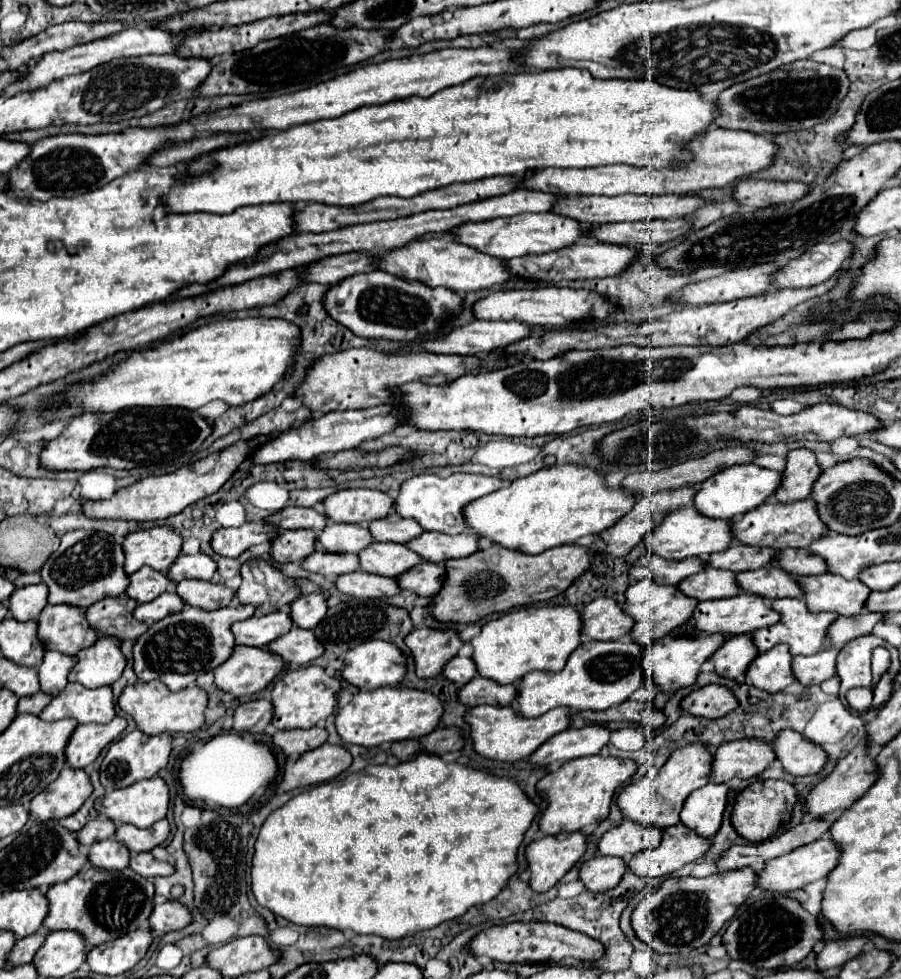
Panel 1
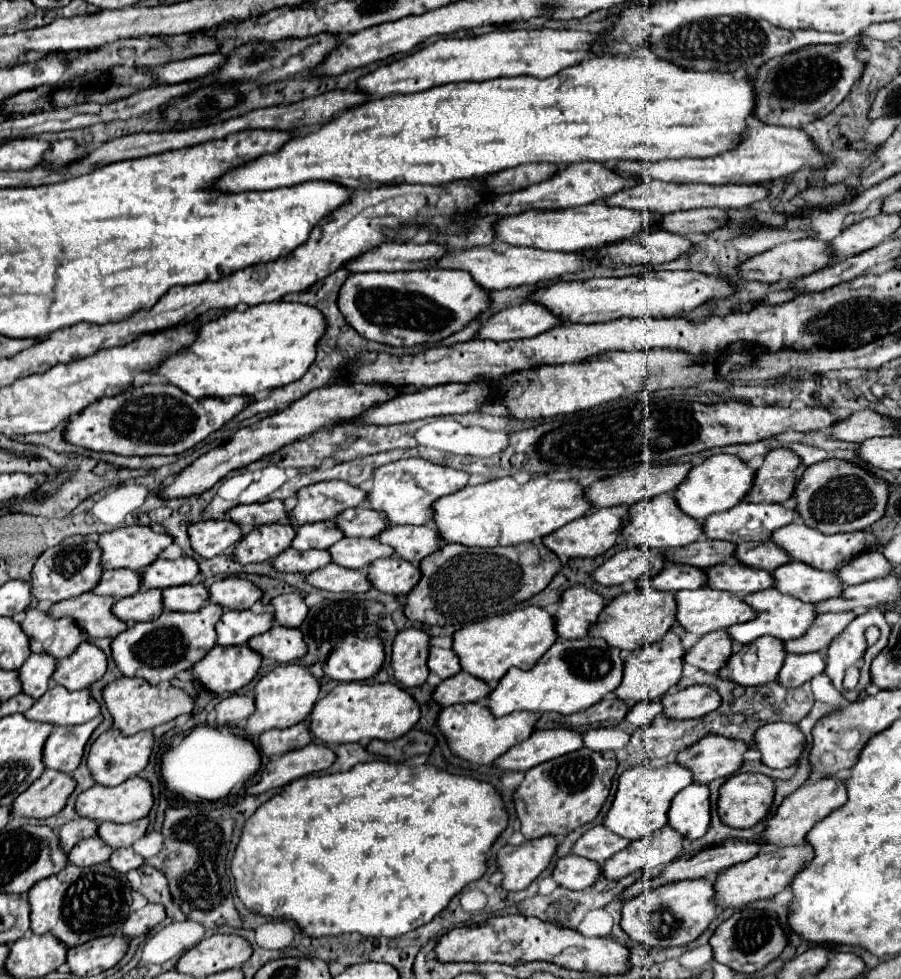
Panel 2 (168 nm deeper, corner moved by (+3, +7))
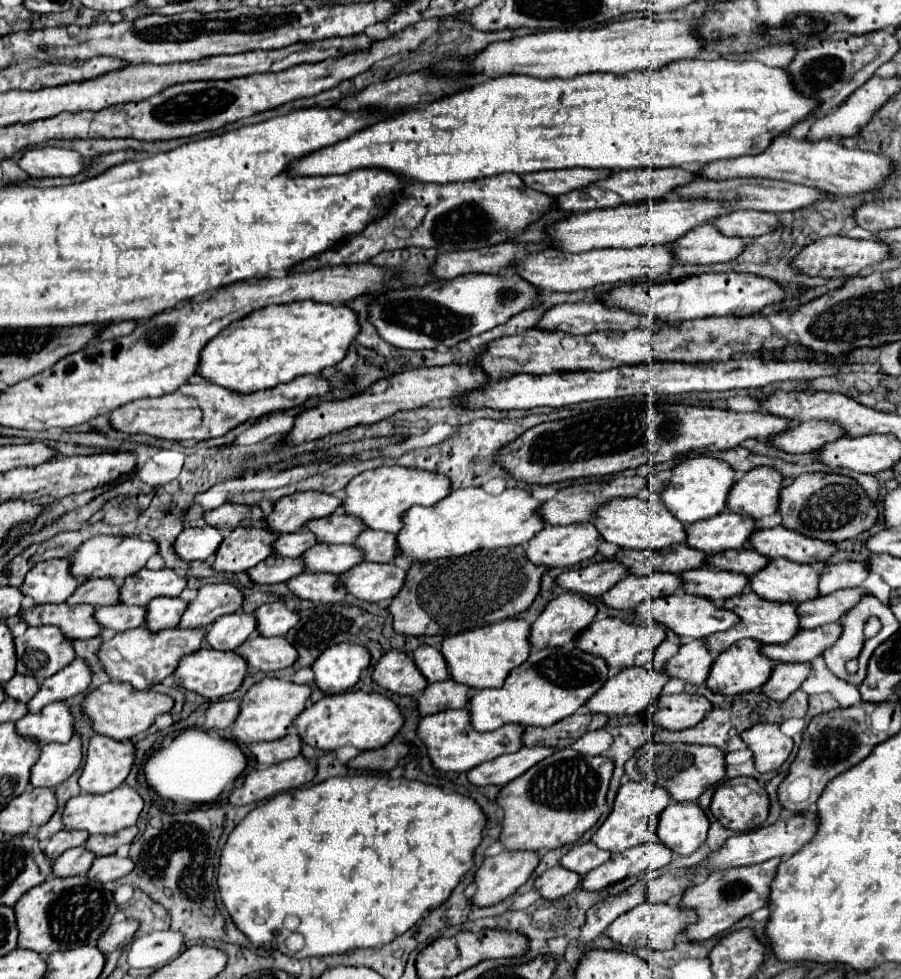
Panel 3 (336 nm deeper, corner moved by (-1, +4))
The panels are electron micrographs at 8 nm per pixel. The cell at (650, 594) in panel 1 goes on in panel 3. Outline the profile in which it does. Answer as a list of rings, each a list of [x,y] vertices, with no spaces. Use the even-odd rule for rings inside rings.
[[[605,617],[605,619],[593,621],[577,637],[575,647],[585,653],[603,657],[605,663],[609,663],[609,667],[629,669],[629,667],[637,667],[637,665],[647,665],[653,659],[653,653],[663,639],[665,639],[665,631],[659,625],[627,625],[621,619]]]

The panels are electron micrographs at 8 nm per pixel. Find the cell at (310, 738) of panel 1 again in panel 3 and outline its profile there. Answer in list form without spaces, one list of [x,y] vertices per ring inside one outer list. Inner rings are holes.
[[[289,733],[277,741],[263,741],[253,743],[251,753],[255,755],[259,765],[275,765],[287,759],[293,759],[301,753],[301,739],[297,733]]]

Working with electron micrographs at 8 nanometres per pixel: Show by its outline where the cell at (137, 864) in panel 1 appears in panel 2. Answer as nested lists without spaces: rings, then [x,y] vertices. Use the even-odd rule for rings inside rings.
[[[119,848],[119,850],[113,850],[111,858],[109,858],[109,864],[111,868],[115,868],[117,872],[125,874],[129,870],[135,870],[135,868],[141,868],[143,866],[143,858],[139,854],[135,854],[133,848]]]

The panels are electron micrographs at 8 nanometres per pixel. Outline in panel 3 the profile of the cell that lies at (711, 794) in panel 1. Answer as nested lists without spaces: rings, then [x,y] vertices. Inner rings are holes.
[[[671,803],[661,811],[655,835],[657,841],[675,851],[675,855],[691,855],[707,839],[709,821],[695,803]]]

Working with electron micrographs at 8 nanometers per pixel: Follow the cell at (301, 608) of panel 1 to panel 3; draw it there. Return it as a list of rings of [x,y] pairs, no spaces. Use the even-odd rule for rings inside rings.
[[[281,601],[265,603],[257,607],[253,615],[257,619],[257,633],[265,637],[285,635],[299,621],[299,615],[295,611],[289,611]]]

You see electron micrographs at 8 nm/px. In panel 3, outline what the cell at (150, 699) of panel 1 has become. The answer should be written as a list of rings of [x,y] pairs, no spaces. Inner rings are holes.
[[[109,681],[97,687],[95,691],[89,691],[87,697],[81,703],[83,713],[91,717],[93,731],[99,735],[107,735],[115,741],[127,741],[137,737],[139,733],[147,731],[153,725],[155,715],[169,713],[173,707],[173,699],[161,693],[153,691],[135,691],[129,687],[129,683],[119,683],[119,681]]]

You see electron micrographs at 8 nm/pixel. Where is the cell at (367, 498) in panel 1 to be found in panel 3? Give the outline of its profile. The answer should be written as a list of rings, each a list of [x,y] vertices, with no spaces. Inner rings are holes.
[[[303,491],[281,497],[273,503],[273,511],[263,517],[267,527],[273,533],[295,533],[303,527],[303,523],[311,519],[325,517],[333,513],[341,505],[341,499],[319,493],[319,491]]]

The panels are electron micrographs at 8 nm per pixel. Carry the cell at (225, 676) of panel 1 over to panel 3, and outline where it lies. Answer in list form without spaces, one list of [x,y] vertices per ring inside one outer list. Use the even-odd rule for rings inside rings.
[[[199,649],[195,653],[189,653],[181,659],[181,663],[177,665],[177,671],[173,673],[175,681],[187,689],[187,691],[195,691],[203,697],[207,697],[209,701],[217,701],[229,693],[233,693],[235,689],[239,689],[241,681],[245,679],[247,675],[247,663],[237,657],[235,653],[221,653],[221,651],[215,651],[215,649]]]

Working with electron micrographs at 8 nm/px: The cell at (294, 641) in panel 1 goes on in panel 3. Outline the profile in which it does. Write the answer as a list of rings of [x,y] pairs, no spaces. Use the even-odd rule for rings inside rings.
[[[251,635],[241,647],[233,649],[233,653],[243,657],[249,667],[259,671],[279,671],[297,659],[297,651],[285,637]]]

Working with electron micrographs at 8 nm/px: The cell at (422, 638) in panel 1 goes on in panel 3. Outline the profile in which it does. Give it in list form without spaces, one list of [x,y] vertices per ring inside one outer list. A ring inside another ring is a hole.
[[[403,651],[385,653],[377,661],[371,673],[371,679],[379,687],[389,689],[391,693],[397,693],[397,695],[417,695],[427,685],[421,671],[417,671],[411,657]]]

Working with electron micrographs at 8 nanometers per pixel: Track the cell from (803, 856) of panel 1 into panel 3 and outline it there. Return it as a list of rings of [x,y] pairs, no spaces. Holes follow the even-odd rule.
[[[769,859],[769,861],[753,865],[753,867],[733,867],[733,869],[725,869],[725,871],[713,871],[703,881],[691,885],[683,893],[683,899],[679,905],[683,909],[695,911],[697,921],[693,925],[685,927],[685,931],[681,935],[687,941],[695,941],[695,943],[707,941],[707,939],[717,937],[719,933],[727,931],[729,927],[733,927],[739,919],[765,907],[767,897],[769,897],[769,883],[775,877],[779,861],[781,859]]]

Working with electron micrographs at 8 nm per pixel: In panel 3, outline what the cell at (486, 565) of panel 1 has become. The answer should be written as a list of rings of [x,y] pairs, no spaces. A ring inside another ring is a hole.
[[[499,547],[499,549],[493,549],[493,551],[475,551],[475,553],[469,553],[469,555],[461,555],[461,557],[453,557],[453,559],[435,559],[433,563],[415,563],[411,565],[411,569],[407,571],[407,577],[405,577],[405,589],[401,589],[401,593],[397,593],[391,603],[389,603],[389,613],[393,615],[393,629],[395,633],[401,633],[401,635],[455,635],[455,633],[461,633],[461,631],[467,631],[467,629],[475,629],[475,627],[483,627],[487,623],[495,623],[495,621],[501,621],[501,619],[509,619],[509,617],[515,617],[519,613],[523,613],[531,603],[533,599],[537,597],[539,593],[539,587],[541,587],[541,575],[543,575],[545,567],[539,567],[539,565],[533,565],[527,557],[525,557],[525,551],[523,547]]]

